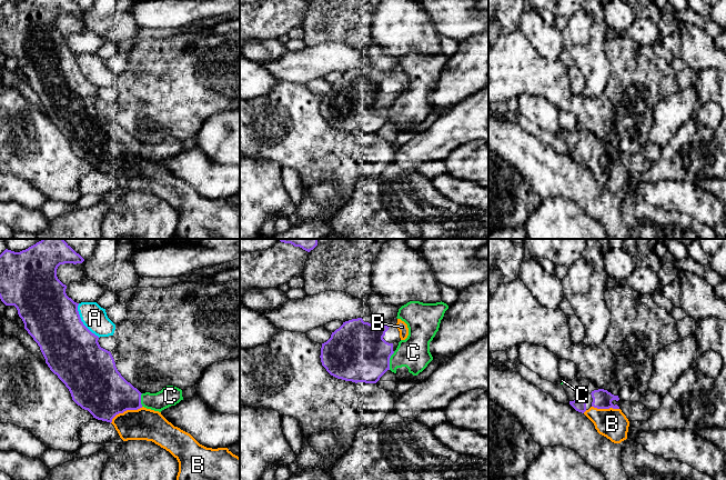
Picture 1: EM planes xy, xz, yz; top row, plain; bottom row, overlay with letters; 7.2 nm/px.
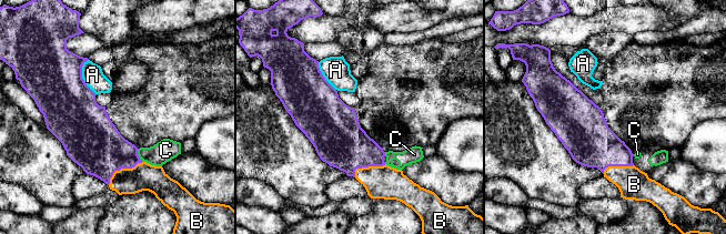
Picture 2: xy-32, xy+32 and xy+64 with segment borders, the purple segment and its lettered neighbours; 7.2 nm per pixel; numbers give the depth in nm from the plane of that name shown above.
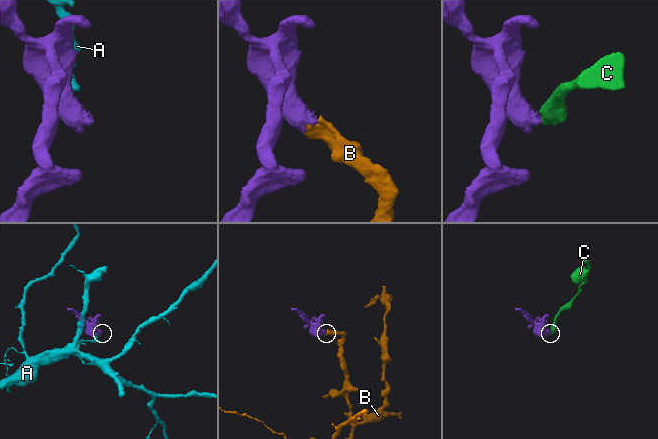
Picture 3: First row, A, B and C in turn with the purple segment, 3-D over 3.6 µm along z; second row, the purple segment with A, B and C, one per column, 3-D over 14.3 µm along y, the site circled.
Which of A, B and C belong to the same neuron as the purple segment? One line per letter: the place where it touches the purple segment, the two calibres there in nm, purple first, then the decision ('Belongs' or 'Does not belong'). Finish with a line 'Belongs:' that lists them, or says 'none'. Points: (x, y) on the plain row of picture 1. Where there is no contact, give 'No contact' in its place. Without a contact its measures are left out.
A: Touches purple at xy (81, 72). Thickness 400 nm (purple) against 180 nm. Does not belong
B: Touches purple at xy (125, 161). Thickness 360 nm (purple) against 220 nm. Belongs
C: Touches purple at xz (389, 111). Thickness 420 nm (purple) against 240 nm. Does not belong
Belongs: B

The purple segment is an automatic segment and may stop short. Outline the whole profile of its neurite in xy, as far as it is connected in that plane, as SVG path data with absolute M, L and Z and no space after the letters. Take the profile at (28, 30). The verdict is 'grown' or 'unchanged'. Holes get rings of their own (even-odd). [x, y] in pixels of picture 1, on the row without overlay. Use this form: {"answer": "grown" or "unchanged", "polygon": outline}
{"answer": "grown", "polygon": "M6 0L0 6L0 50L6 57L17 59L24 80L40 98L46 114L65 136L78 157L88 161L93 169L112 174L123 192L152 192L178 211L179 239L240 239L240 209L228 199L212 200L200 196L190 184L169 173L161 163L144 159L141 156L142 144L121 127L111 103L101 99L99 88L83 76L78 62L79 54L67 47L67 37L57 28L60 16L77 16L83 12L73 0L26 0L20 3Z"}

